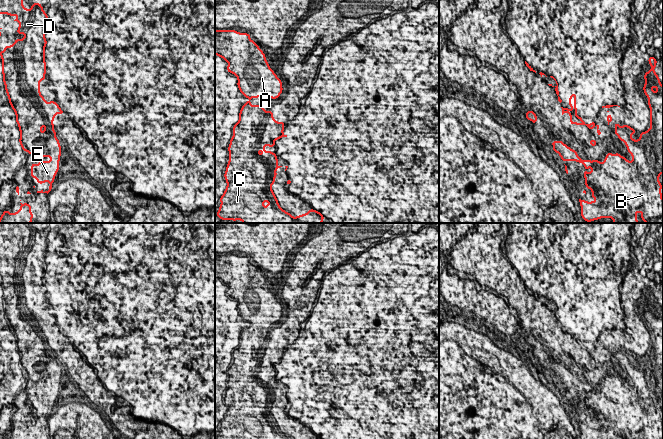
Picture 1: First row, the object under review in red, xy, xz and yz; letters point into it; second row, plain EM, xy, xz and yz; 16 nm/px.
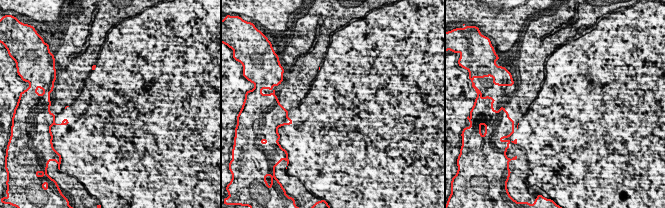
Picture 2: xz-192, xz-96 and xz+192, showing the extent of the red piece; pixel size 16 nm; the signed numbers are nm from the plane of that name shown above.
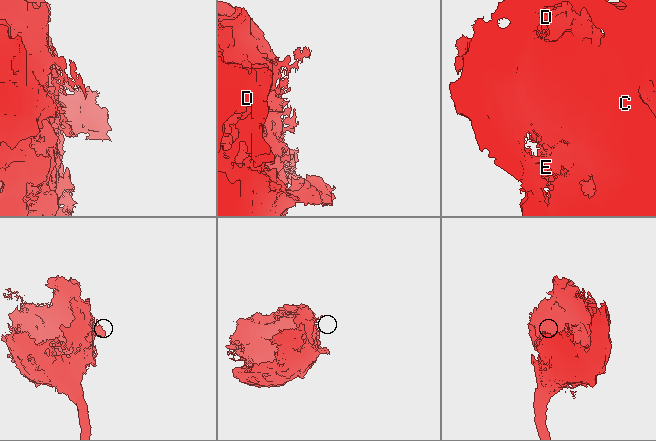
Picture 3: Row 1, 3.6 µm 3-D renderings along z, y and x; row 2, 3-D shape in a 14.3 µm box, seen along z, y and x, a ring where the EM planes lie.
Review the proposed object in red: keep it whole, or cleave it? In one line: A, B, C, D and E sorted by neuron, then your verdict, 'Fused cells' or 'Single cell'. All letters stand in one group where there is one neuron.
Groups: A B C D E. Single cell

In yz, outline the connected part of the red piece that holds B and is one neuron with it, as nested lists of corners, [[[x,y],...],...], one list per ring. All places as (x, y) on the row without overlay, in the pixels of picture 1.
[[[649,280],[648,286],[651,293],[644,298],[643,314],[649,323],[650,352],[640,356],[640,362],[635,364],[630,360],[636,354],[625,348],[620,352],[619,347],[614,347],[614,357],[626,368],[632,386],[619,377],[612,379],[612,376],[607,376],[603,387],[599,384],[583,384],[561,364],[552,365],[553,375],[560,379],[562,385],[577,385],[584,389],[585,410],[592,415],[590,421],[595,423],[593,426],[579,423],[581,439],[636,439],[637,436],[642,439],[663,439],[662,408],[658,404],[663,397],[663,309],[654,295],[657,283]]]

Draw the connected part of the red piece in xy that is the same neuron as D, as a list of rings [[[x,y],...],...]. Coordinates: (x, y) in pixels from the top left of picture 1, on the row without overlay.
[[[0,223],[0,238],[15,239],[14,245],[19,246],[17,258],[24,258],[22,264],[15,263],[11,270],[5,270],[4,275],[0,275],[2,282],[2,298],[5,314],[10,330],[16,339],[16,346],[20,355],[20,369],[22,374],[31,378],[31,381],[51,381],[51,385],[39,385],[39,388],[31,388],[31,402],[36,402],[37,407],[49,406],[48,415],[37,415],[37,417],[49,417],[52,413],[54,402],[59,394],[61,380],[61,370],[56,362],[53,344],[55,339],[63,338],[59,328],[55,325],[45,326],[45,322],[40,319],[40,305],[45,304],[46,286],[45,271],[47,268],[45,255],[47,252],[48,239],[38,225],[32,228],[30,233],[23,230],[23,223]]]

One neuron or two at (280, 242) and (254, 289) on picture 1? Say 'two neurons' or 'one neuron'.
two neurons

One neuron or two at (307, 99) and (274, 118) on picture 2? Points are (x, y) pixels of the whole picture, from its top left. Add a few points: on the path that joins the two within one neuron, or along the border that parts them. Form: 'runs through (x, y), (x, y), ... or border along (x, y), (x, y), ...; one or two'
border along (279, 103), (292, 122), (279, 126), (277, 131); two

